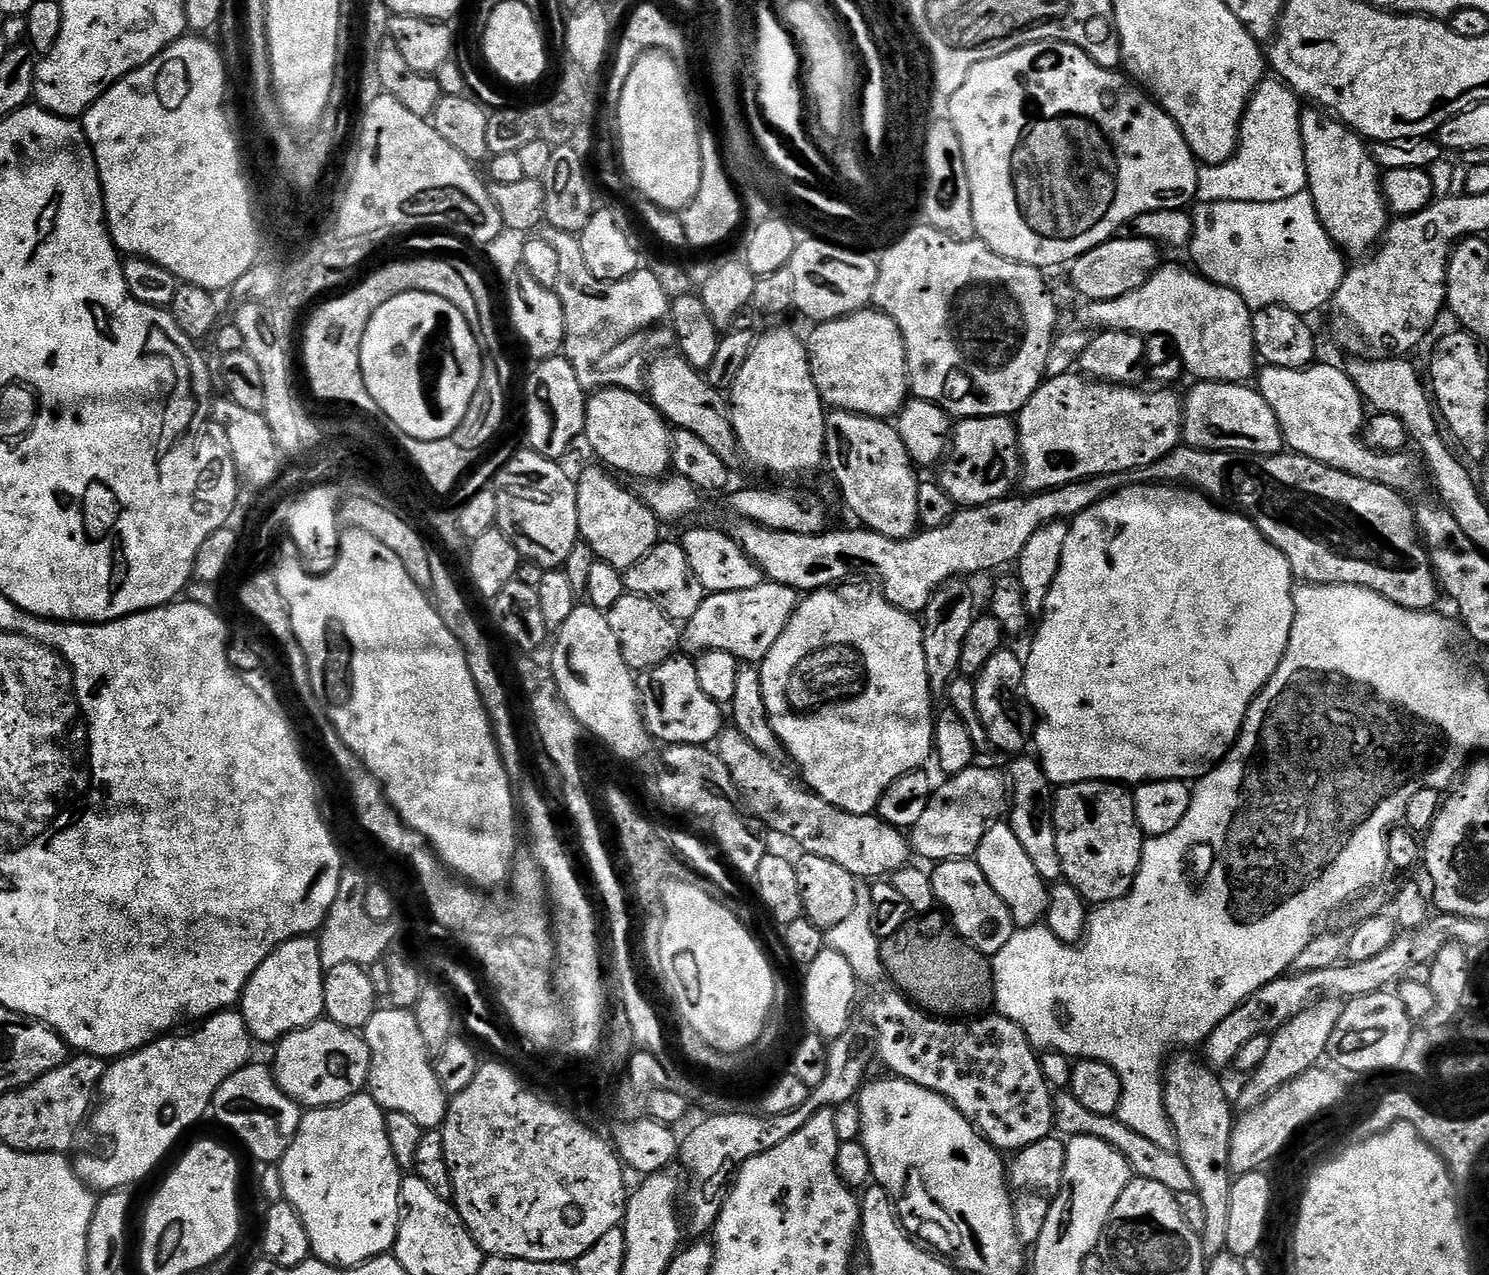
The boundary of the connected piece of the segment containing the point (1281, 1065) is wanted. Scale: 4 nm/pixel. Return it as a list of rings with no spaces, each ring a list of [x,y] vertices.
[[[1321,998],[1312,1007],[1299,1012],[1289,1024],[1283,1024],[1277,1032],[1271,1033],[1272,1041],[1266,1062],[1262,1062],[1262,1066],[1245,1079],[1248,1081],[1245,1082],[1240,1097],[1235,1097],[1235,1107],[1240,1110],[1257,1107],[1284,1083],[1317,1067],[1325,1059],[1330,1034],[1334,1034],[1334,1026],[1338,1026],[1338,1018],[1342,1018],[1343,1009],[1344,1004],[1339,999]]]

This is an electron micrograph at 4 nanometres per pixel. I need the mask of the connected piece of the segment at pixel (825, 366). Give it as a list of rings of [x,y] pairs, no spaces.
[[[861,310],[845,316],[843,320],[826,320],[817,323],[813,328],[816,329],[806,336],[808,361],[814,386],[825,405],[832,410],[872,416],[875,420],[895,417],[910,396],[906,346],[896,323],[885,312]]]

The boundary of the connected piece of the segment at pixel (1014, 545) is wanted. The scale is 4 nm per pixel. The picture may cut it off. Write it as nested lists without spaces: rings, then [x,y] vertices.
[[[1181,446],[1175,448],[1170,454],[1166,454],[1158,462],[1154,462],[1148,468],[1136,468],[1132,472],[1116,472],[1113,476],[1091,476],[1089,480],[1075,480],[1066,486],[1058,486],[1052,488],[1048,492],[1033,492],[1031,494],[1009,495],[1003,500],[995,500],[993,504],[983,504],[977,508],[964,508],[957,511],[956,515],[950,518],[950,522],[946,522],[946,526],[942,526],[938,530],[930,530],[929,528],[917,531],[906,540],[895,540],[894,538],[886,538],[877,532],[869,532],[867,530],[859,530],[860,532],[835,532],[829,530],[827,532],[819,532],[817,536],[807,536],[806,534],[790,534],[789,532],[779,532],[778,530],[770,530],[766,526],[758,526],[749,520],[737,519],[736,525],[730,529],[730,535],[736,540],[738,546],[762,569],[765,577],[773,584],[781,584],[782,586],[790,586],[801,594],[817,592],[820,588],[830,588],[841,583],[840,580],[844,576],[844,572],[853,572],[856,576],[865,576],[868,580],[873,580],[875,587],[878,589],[884,599],[890,601],[896,608],[901,608],[904,612],[913,614],[923,613],[924,607],[930,602],[930,598],[938,589],[948,580],[957,578],[973,578],[979,572],[992,572],[995,568],[1000,568],[1003,564],[1015,565],[1020,559],[1026,542],[1030,542],[1030,538],[1039,528],[1047,528],[1049,524],[1059,524],[1061,522],[1071,522],[1076,519],[1078,514],[1082,514],[1082,510],[1086,510],[1090,506],[1097,504],[1103,496],[1108,496],[1111,492],[1117,492],[1120,488],[1127,488],[1129,484],[1166,484],[1169,486],[1191,486],[1195,491],[1203,492],[1209,500],[1224,506],[1229,502],[1228,496],[1233,500],[1235,507],[1241,513],[1247,514],[1252,523],[1263,536],[1266,537],[1274,545],[1277,550],[1286,558],[1286,562],[1290,562],[1293,577],[1297,581],[1305,584],[1349,584],[1350,586],[1362,586],[1374,590],[1378,594],[1382,594],[1390,602],[1394,602],[1400,608],[1409,608],[1415,612],[1423,612],[1431,609],[1432,604],[1436,600],[1436,592],[1438,596],[1438,585],[1436,583],[1436,574],[1432,571],[1432,563],[1428,557],[1428,550],[1422,543],[1420,529],[1416,526],[1416,514],[1413,505],[1407,504],[1405,497],[1399,492],[1395,492],[1390,486],[1382,486],[1378,482],[1366,482],[1362,478],[1354,478],[1350,474],[1346,474],[1342,470],[1334,470],[1330,466],[1326,466],[1322,462],[1314,462],[1314,458],[1306,458],[1298,456],[1291,450],[1279,452],[1276,456],[1251,456],[1249,452],[1207,452],[1205,448],[1189,448]]]

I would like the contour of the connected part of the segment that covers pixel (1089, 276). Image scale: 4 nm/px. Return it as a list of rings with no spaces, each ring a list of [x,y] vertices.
[[[1113,238],[1105,244],[1099,244],[1094,250],[1072,261],[1070,265],[1072,284],[1085,296],[1085,301],[1113,300],[1130,294],[1148,281],[1161,263],[1161,249],[1152,241],[1139,238],[1120,239]]]

